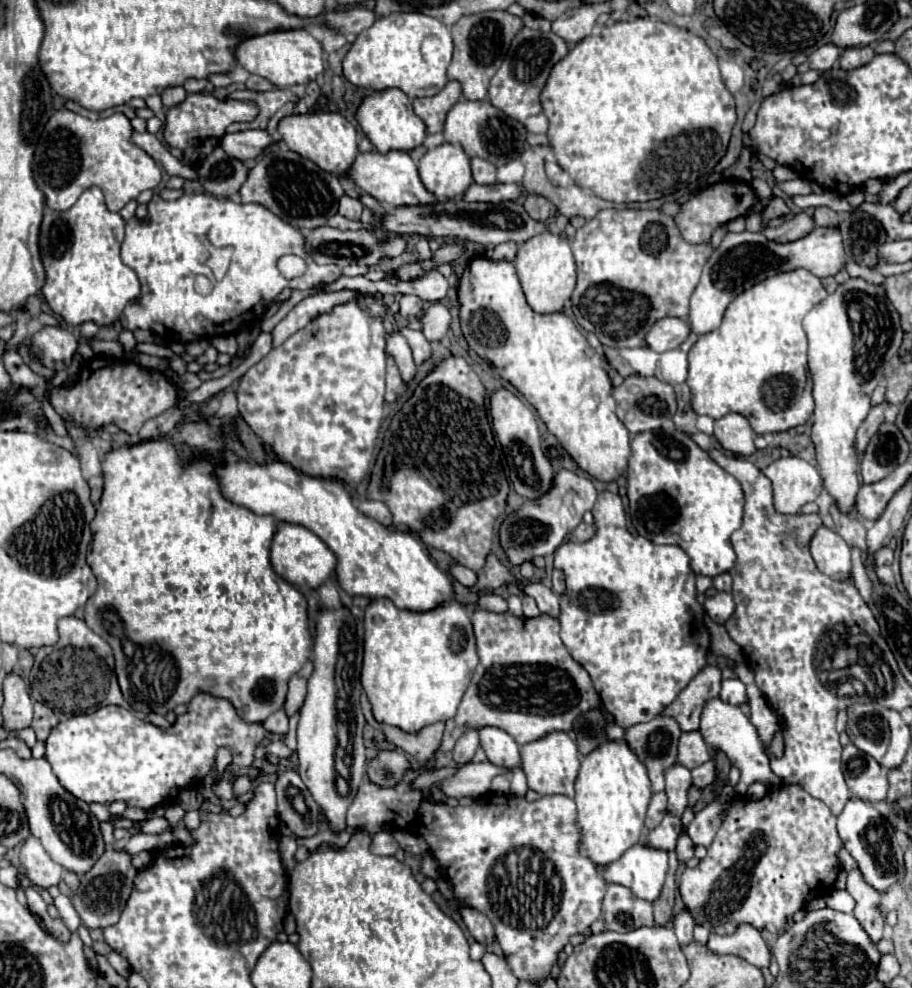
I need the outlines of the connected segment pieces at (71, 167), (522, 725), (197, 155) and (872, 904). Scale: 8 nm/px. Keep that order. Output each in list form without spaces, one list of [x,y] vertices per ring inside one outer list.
[[[67,108],[57,110],[45,124],[33,156],[33,176],[35,184],[45,194],[45,204],[51,210],[67,210],[83,190],[99,186],[105,194],[107,208],[119,212],[143,190],[157,188],[161,182],[161,170],[147,152],[129,142],[131,132],[129,118],[121,112],[111,114],[111,118],[89,120]]]
[[[477,610],[471,614],[477,638],[479,664],[459,704],[455,718],[447,720],[439,750],[451,752],[465,728],[497,726],[511,734],[517,744],[543,738],[551,730],[571,730],[577,714],[599,706],[587,670],[577,664],[559,636],[559,620],[547,614],[517,618],[509,612],[495,614]]]
[[[203,92],[187,94],[181,104],[177,104],[165,112],[163,138],[165,138],[167,146],[179,148],[183,152],[185,164],[199,166],[219,146],[229,124],[253,120],[255,114],[257,114],[257,106],[253,102],[239,102],[233,98],[221,100],[213,94],[203,94]]]
[[[859,868],[849,872],[849,876],[847,876],[847,892],[857,900],[857,906],[853,910],[855,918],[861,922],[865,932],[877,944],[881,940],[883,928],[885,928],[885,916],[879,910],[879,904],[883,900],[883,892],[871,888],[871,884],[867,884],[863,880],[863,874],[859,872]]]

